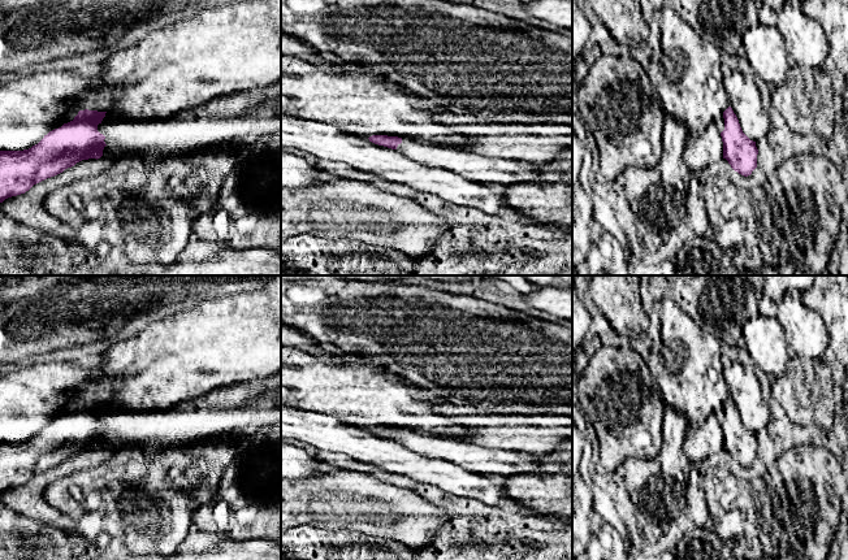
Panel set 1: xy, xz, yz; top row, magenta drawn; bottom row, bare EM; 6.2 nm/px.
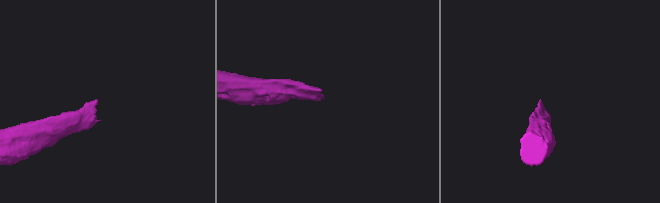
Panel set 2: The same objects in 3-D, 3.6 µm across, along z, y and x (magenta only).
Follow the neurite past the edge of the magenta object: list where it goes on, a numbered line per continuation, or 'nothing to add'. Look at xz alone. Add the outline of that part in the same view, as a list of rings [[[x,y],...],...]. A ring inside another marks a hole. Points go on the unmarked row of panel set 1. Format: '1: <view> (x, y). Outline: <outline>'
1: xz (474, 458). Outline: [[[402,429],[397,442],[427,457],[450,461],[476,474],[510,477],[540,473],[536,456],[531,453],[484,447],[453,433],[425,435]]]

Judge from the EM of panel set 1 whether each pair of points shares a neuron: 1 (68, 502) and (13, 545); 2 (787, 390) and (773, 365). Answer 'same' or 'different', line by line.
1: different
2: different

